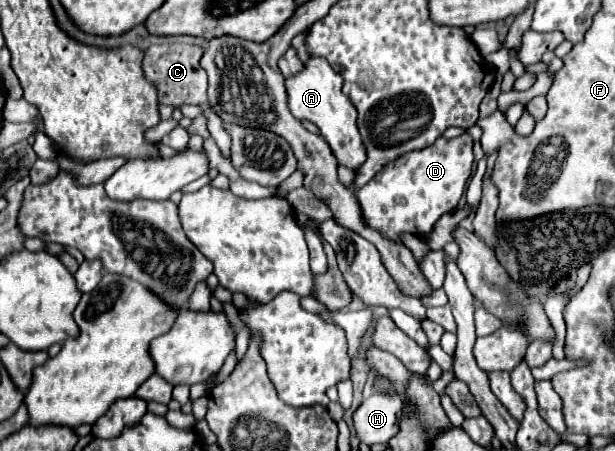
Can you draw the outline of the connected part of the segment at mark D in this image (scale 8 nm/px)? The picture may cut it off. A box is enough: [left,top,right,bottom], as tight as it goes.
[356,131,472,241]

